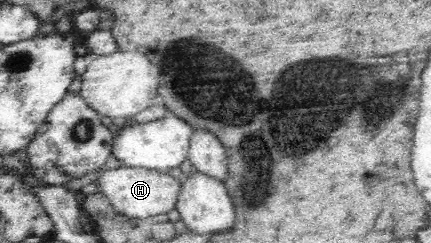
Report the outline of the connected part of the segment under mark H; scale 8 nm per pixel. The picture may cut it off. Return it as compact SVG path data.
M134 166L105 169L95 182L97 182L101 194L107 197L113 208L119 214L129 218L147 218L168 213L176 208L177 192L180 188L180 178L173 177L167 171L135 168Z

